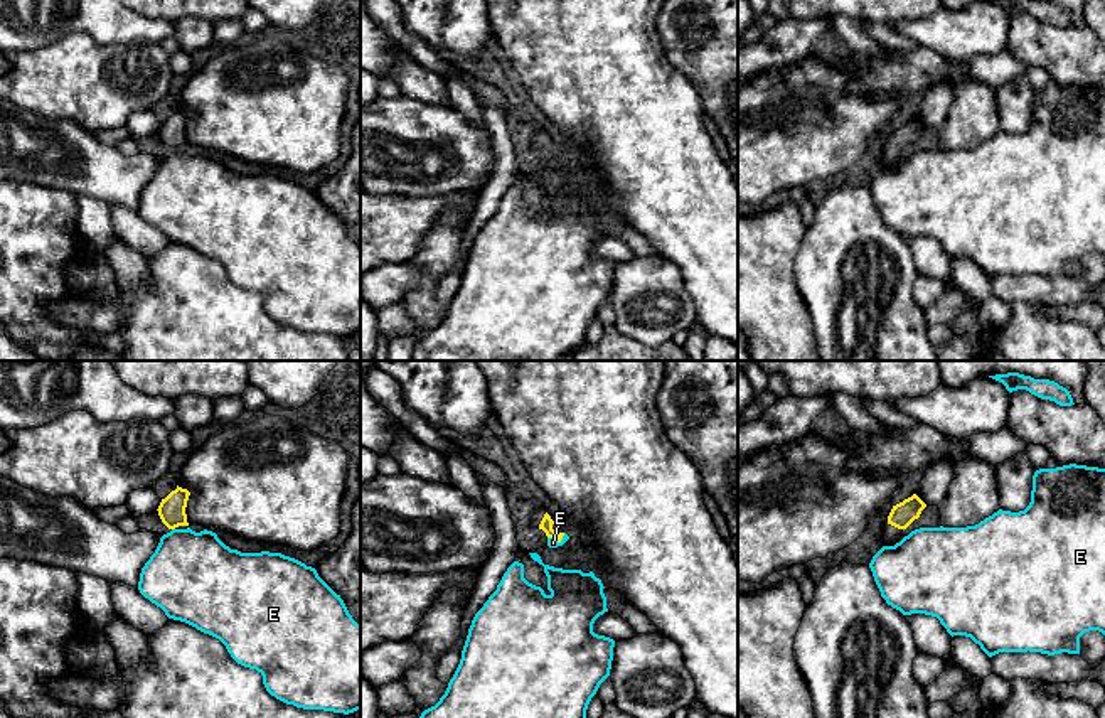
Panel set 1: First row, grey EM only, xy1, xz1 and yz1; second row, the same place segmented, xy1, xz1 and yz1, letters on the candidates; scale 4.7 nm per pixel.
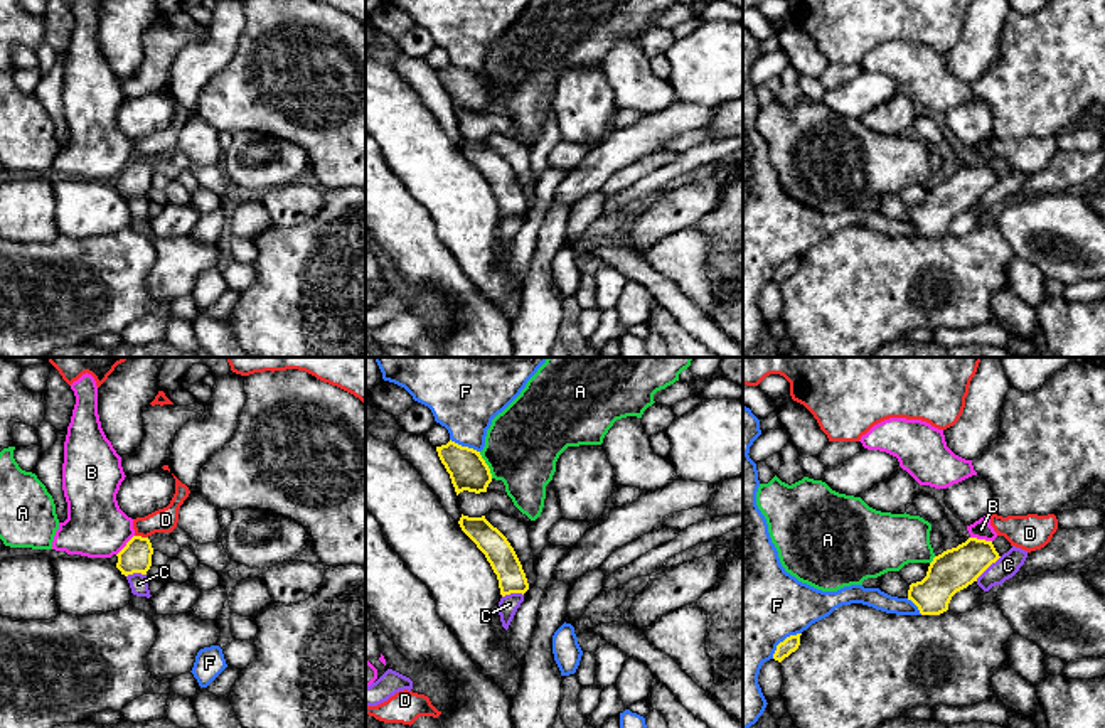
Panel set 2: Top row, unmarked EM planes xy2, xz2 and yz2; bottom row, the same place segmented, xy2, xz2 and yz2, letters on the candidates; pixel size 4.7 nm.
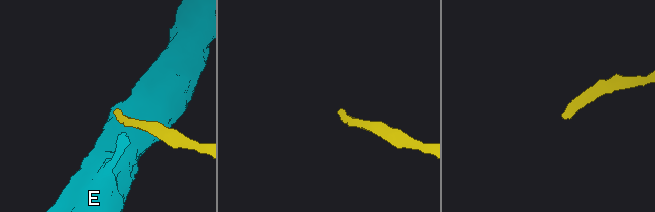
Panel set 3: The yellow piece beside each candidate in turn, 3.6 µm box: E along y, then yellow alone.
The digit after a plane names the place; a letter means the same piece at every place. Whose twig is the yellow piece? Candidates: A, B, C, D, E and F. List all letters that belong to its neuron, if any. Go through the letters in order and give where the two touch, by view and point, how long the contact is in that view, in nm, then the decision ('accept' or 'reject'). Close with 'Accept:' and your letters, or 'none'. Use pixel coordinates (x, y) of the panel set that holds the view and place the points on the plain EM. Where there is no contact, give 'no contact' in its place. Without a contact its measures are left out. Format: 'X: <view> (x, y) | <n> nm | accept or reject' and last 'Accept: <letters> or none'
A: xz2 (487, 88) | 140 nm | reject
B: yz2 (981, 162) | 110 nm | reject
C: yz2 (987, 189) | 170 nm | reject
D: xy2 (140, 159) | 70 nm | reject
E: xz1 (556, 160) | 90 nm | reject
F: yz2 (784, 263) | 190 nm | reject
Accept: none

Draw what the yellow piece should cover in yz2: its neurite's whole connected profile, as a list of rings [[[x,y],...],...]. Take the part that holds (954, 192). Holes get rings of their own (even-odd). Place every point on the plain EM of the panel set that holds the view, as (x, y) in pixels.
[[[969,160],[933,180],[926,199],[910,207],[908,222],[918,229],[921,238],[940,238],[948,233],[957,214],[977,204],[999,180],[992,163]]]

